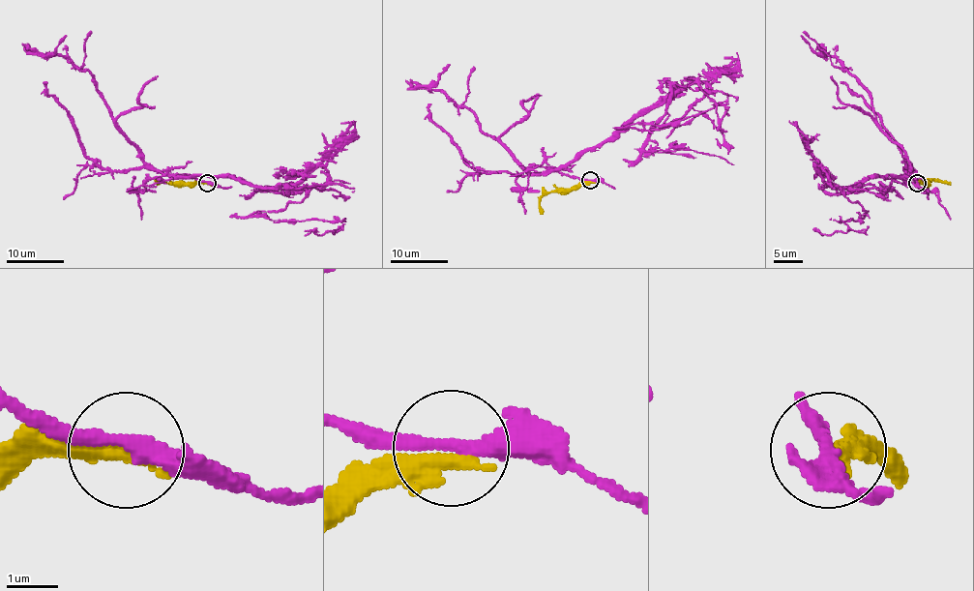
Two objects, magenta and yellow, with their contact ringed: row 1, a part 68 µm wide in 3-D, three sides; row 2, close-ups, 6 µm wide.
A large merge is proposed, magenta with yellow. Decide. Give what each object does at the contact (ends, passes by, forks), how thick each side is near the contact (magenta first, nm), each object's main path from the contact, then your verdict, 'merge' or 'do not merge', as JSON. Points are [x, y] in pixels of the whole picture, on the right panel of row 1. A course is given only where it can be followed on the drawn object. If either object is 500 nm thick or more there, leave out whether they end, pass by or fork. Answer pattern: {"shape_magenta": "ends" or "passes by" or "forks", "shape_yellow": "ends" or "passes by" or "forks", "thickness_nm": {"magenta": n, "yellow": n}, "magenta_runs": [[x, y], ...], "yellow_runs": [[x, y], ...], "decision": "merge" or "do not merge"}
{"shape_magenta": "passes by", "shape_yellow": "ends", "thickness_nm": {"magenta": 300, "yellow": 380}, "magenta_runs": [[917, 183], [908, 174], [823, 186], [837, 186], [867, 212], [861, 221], [842, 221], [855, 230], [823, 235]], "yellow_runs": [[917, 183], [934, 180], [951, 185]], "decision": "do not merge"}

